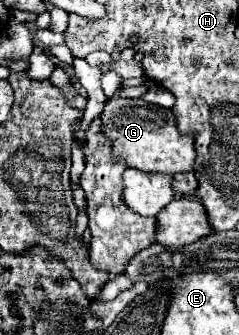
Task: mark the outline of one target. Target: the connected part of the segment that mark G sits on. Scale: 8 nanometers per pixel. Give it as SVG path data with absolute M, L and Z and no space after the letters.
M109 98L101 112L101 128L117 158L127 162L127 168L159 174L189 172L195 162L195 146L191 136L181 136L175 126L175 116L169 108L147 104L141 98Z

